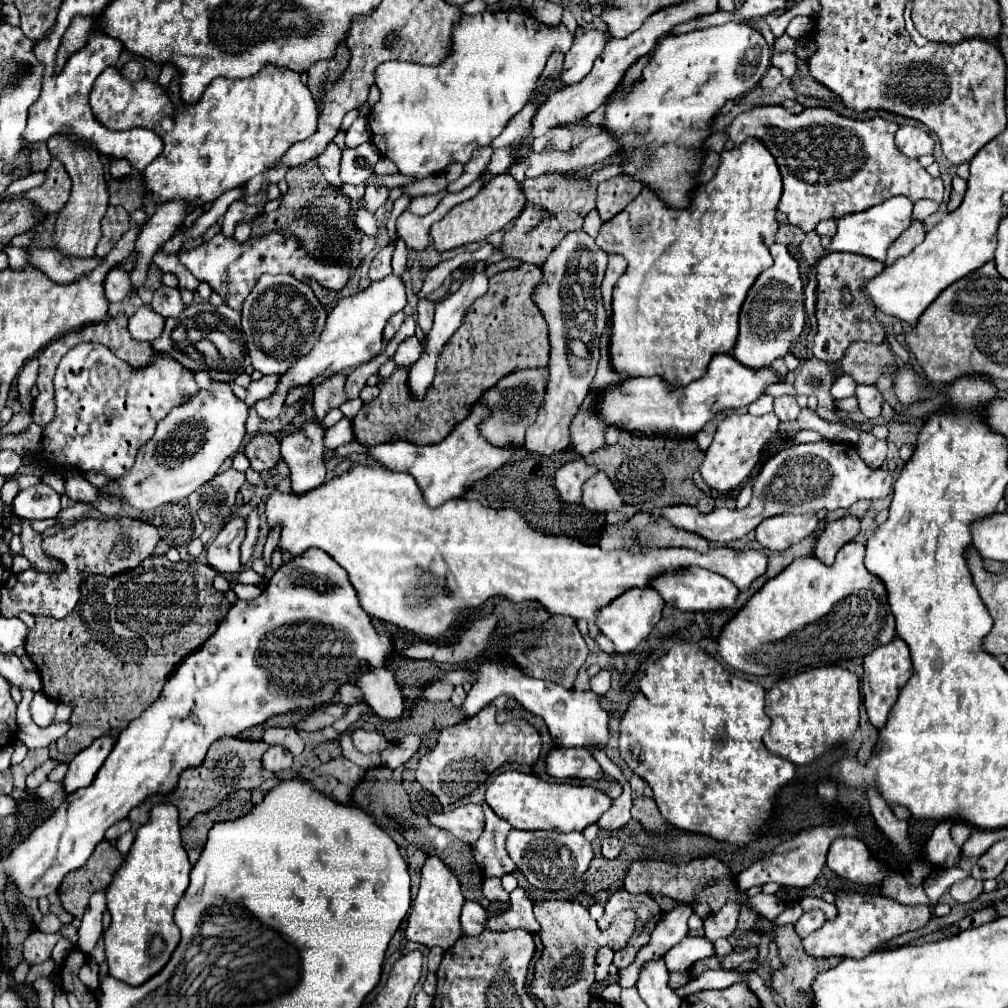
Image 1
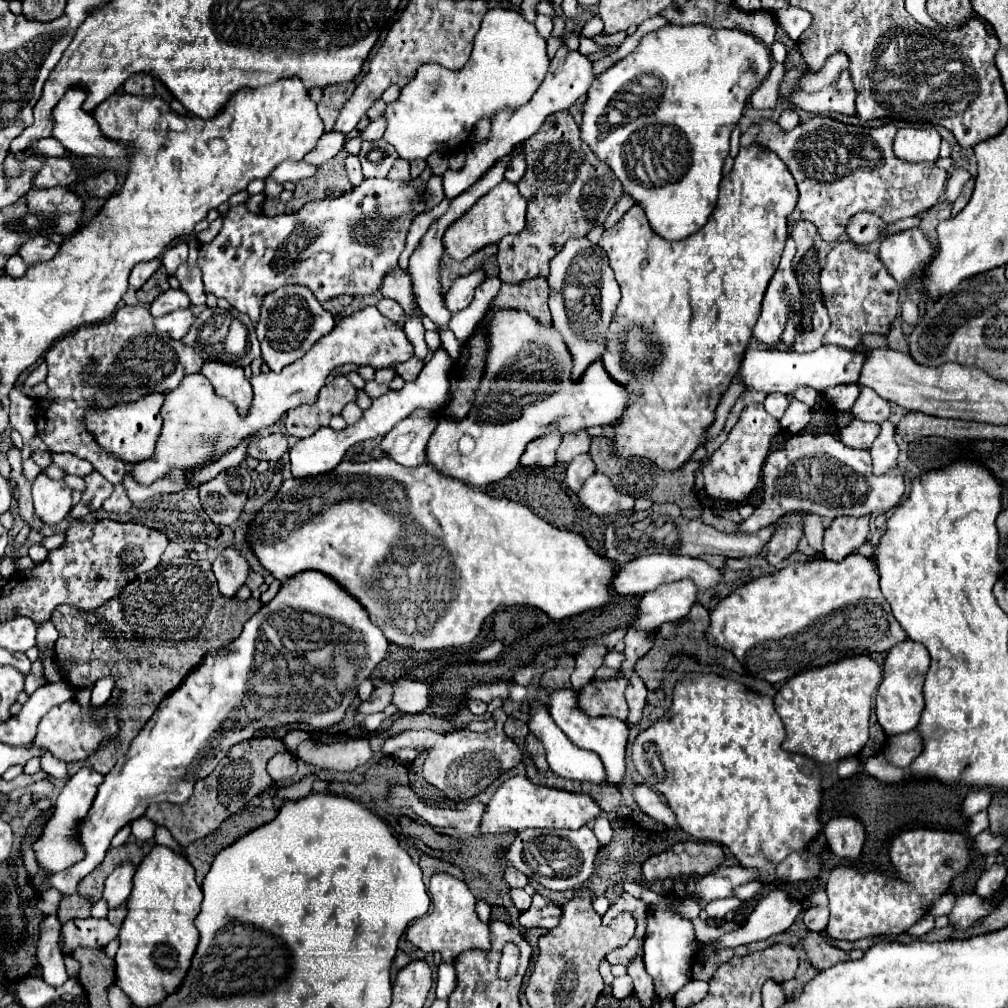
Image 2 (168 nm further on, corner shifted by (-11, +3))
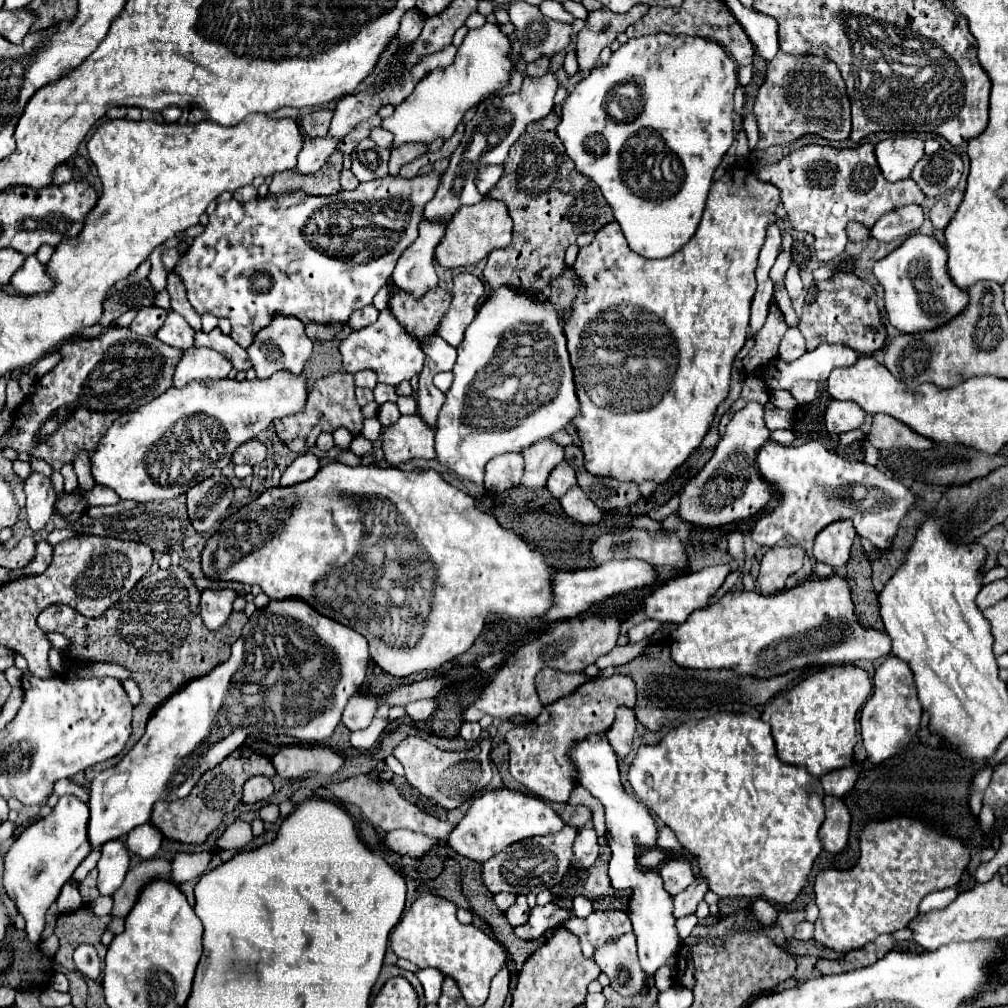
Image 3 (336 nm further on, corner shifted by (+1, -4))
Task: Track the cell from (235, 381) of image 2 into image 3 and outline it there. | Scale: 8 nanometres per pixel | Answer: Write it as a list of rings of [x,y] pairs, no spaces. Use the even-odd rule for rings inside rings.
[[[190,347],[182,353],[180,363],[176,365],[174,385],[182,387],[188,381],[206,381],[206,379],[224,379],[230,373],[232,365],[228,359],[212,349]]]

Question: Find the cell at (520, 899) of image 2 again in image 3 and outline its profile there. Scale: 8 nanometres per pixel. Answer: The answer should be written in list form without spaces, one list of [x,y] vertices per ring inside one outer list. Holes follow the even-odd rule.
[[[518,895],[516,903],[506,911],[506,917],[510,921],[512,927],[518,927],[518,925],[524,925],[528,921],[528,915],[530,915],[530,907],[526,903],[526,897],[524,895]]]

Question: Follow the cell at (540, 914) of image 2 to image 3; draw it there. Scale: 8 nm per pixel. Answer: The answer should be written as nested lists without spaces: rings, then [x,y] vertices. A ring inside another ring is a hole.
[[[548,903],[544,907],[534,907],[530,911],[530,919],[526,925],[520,925],[514,929],[514,933],[520,937],[520,939],[538,939],[542,937],[550,927],[566,921],[572,913],[566,911],[566,909],[560,909],[558,905],[554,903]]]

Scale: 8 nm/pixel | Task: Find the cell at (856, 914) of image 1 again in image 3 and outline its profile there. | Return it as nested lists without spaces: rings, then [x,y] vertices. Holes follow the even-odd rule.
[[[912,817],[872,821],[860,833],[860,859],[848,871],[826,869],[816,875],[814,893],[820,917],[814,939],[836,951],[850,953],[874,941],[876,935],[904,929],[916,917],[924,895],[952,887],[970,863],[968,847]]]

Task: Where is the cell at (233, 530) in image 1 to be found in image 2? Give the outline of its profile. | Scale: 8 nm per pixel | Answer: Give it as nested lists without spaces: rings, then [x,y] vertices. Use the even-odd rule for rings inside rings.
[[[230,546],[218,554],[218,558],[212,564],[212,570],[218,580],[218,588],[222,596],[232,598],[236,590],[246,582],[250,566],[248,566],[248,560],[236,548]]]

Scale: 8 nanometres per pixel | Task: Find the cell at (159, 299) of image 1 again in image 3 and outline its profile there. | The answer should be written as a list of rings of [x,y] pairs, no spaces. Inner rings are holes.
[[[144,307],[138,311],[134,321],[128,325],[128,329],[136,335],[156,335],[156,331],[162,327],[166,319],[166,311],[160,307]]]

